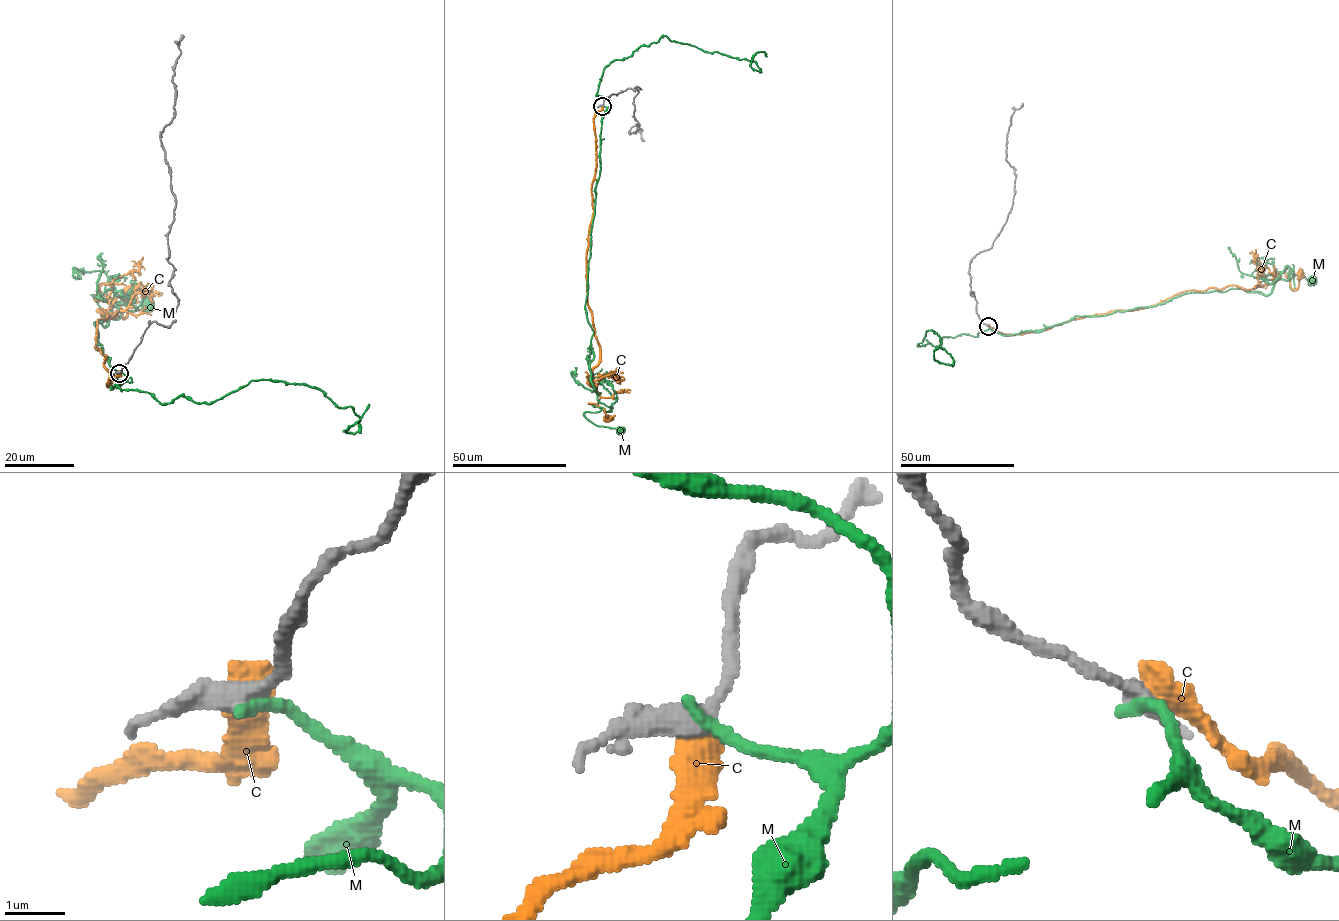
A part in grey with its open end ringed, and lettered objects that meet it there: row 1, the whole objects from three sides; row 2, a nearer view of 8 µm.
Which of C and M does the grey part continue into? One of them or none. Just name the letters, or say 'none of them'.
none of them

